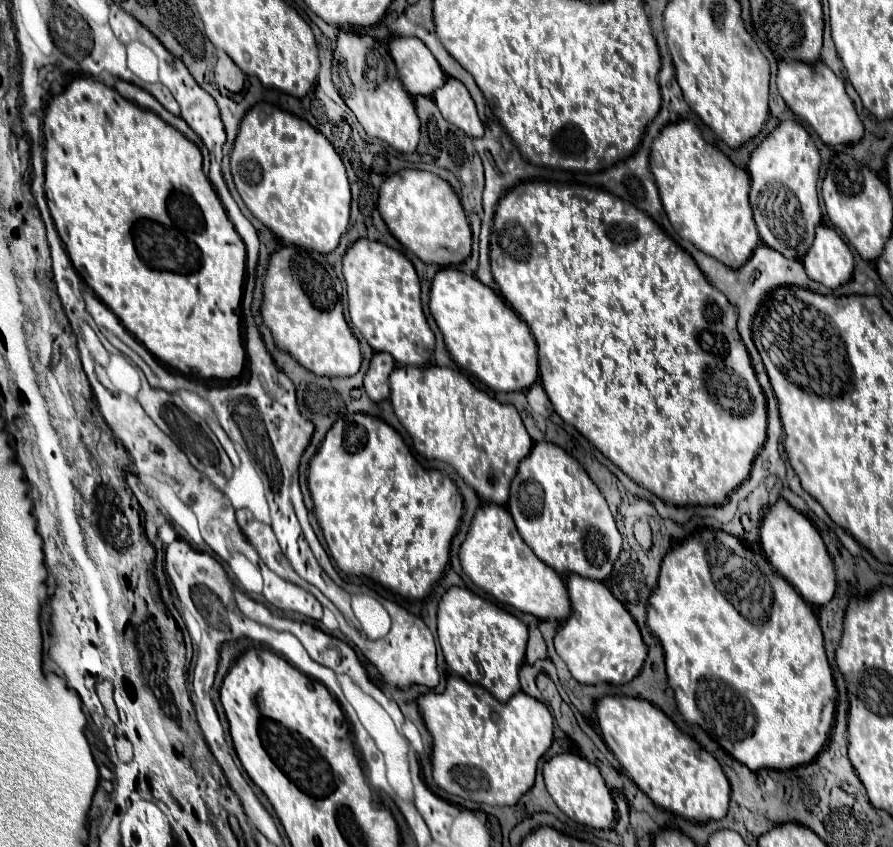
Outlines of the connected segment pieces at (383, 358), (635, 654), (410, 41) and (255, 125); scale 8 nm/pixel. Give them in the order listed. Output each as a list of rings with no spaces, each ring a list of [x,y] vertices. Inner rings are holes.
[[[375,352],[371,366],[365,374],[367,396],[375,402],[389,398],[389,374],[395,368],[395,360],[387,352]]]
[[[569,574],[567,590],[571,598],[571,614],[569,618],[565,618],[565,622],[559,626],[555,634],[555,650],[569,666],[573,678],[579,684],[631,682],[639,674],[647,656],[641,632],[631,614],[611,594],[611,590],[597,580]]]
[[[393,36],[389,40],[389,52],[397,64],[399,80],[411,96],[431,96],[445,84],[445,72],[419,38]]]
[[[267,102],[255,104],[239,126],[239,136],[231,152],[231,174],[245,206],[261,220],[277,238],[287,244],[303,246],[321,254],[329,254],[339,246],[341,236],[349,226],[351,184],[347,170],[331,142],[317,132],[309,122]]]

